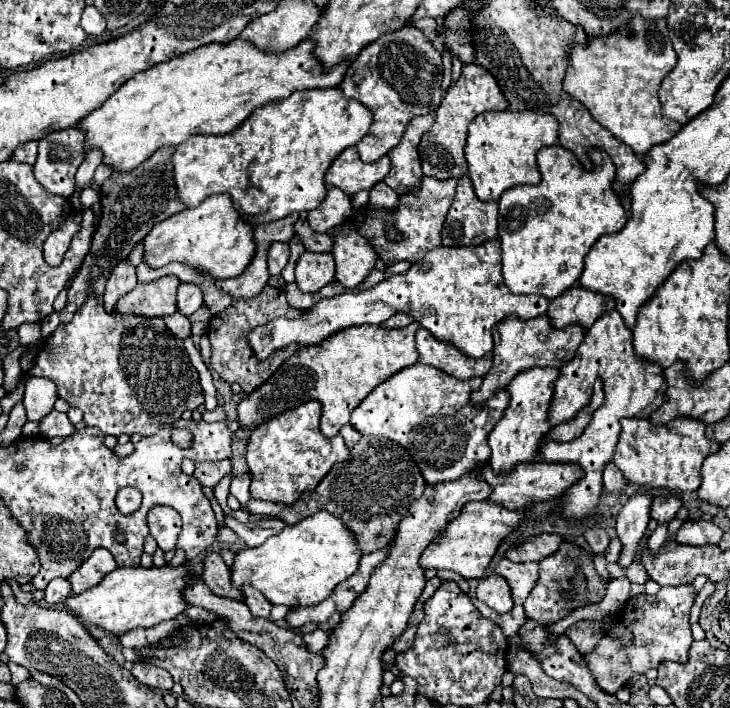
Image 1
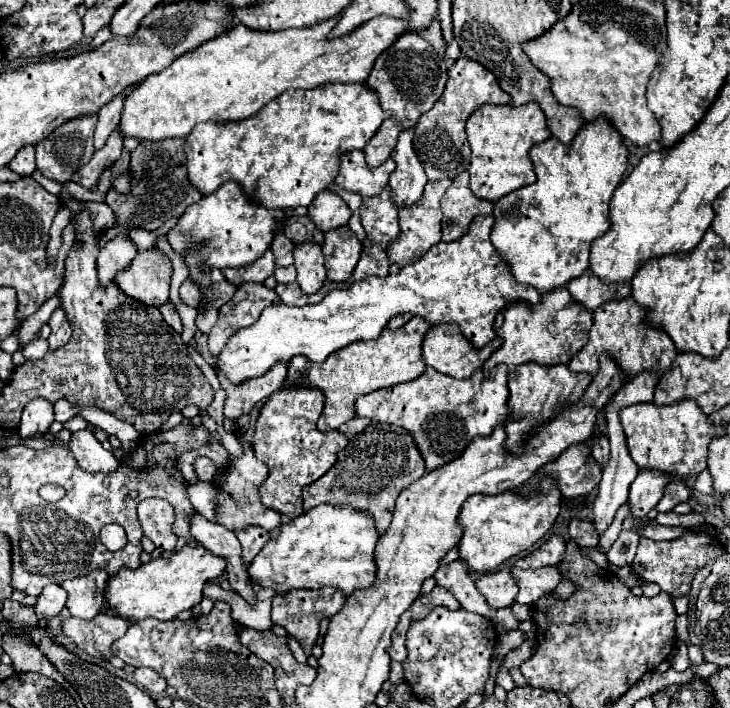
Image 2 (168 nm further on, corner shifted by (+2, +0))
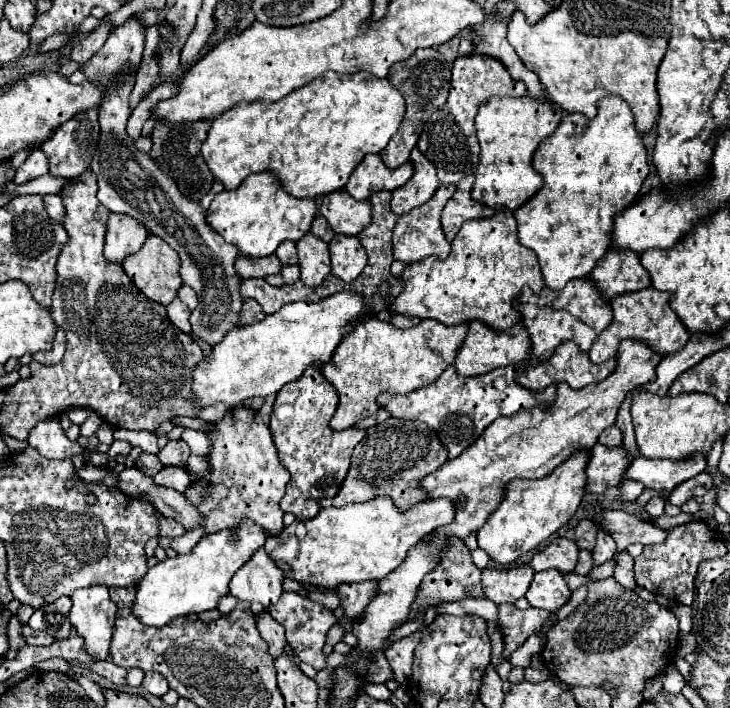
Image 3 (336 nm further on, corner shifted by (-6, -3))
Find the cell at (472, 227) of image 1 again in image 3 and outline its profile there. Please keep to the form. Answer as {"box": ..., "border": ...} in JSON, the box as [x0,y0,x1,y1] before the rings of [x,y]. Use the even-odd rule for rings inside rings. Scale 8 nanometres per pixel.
{"box":[442,175,496,241],"border":[[[466,175],[456,183],[454,195],[448,199],[446,207],[442,209],[442,229],[448,241],[454,239],[460,225],[468,219],[492,217],[496,211],[492,207],[480,205],[470,197],[470,189],[474,185],[474,175]]]}

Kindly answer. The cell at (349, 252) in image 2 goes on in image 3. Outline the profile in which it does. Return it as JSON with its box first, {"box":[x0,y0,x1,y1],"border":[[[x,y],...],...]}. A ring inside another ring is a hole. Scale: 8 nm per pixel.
{"box":[330,235,366,283],"border":[[[334,235],[334,239],[330,241],[330,257],[332,273],[344,283],[352,283],[366,267],[366,251],[360,245],[358,237]]]}

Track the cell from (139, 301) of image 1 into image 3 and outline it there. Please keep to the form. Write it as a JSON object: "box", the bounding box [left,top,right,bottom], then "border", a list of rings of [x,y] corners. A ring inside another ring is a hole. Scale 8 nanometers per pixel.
{"box":[122,235,182,305],"border":[[[148,235],[146,237],[146,243],[142,245],[142,251],[136,251],[134,255],[128,255],[122,263],[126,275],[134,281],[134,285],[152,301],[156,303],[162,303],[162,305],[168,305],[176,299],[176,293],[182,285],[182,279],[178,275],[178,269],[180,269],[180,259],[178,259],[178,253],[166,243],[162,241],[160,237],[156,235]]]}

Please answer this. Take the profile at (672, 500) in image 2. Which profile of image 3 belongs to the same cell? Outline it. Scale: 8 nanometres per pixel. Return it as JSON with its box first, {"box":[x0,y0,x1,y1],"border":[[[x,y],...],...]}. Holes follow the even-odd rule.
{"box":[668,473,712,507],"border":[[[700,473],[696,477],[680,483],[678,487],[674,487],[674,491],[670,493],[668,501],[672,505],[678,505],[680,507],[682,503],[686,503],[692,497],[702,497],[710,487],[712,487],[712,477],[708,473]]]}

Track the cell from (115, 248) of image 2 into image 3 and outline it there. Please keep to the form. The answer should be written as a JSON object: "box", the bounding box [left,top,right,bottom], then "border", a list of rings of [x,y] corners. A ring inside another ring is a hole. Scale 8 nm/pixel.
{"box":[104,213,148,263],"border":[[[110,213],[106,221],[106,245],[104,257],[112,263],[122,263],[126,255],[136,253],[148,237],[146,227],[130,215]]]}

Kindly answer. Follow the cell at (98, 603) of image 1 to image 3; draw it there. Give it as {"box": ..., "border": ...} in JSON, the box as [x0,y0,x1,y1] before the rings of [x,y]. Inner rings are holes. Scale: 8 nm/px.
{"box":[132,519,270,627],"border":[[[242,519],[238,527],[228,527],[228,529],[222,529],[220,533],[202,537],[192,549],[192,553],[176,555],[148,569],[146,577],[138,583],[136,603],[132,607],[134,615],[144,625],[162,627],[178,615],[190,615],[190,613],[216,609],[220,597],[228,595],[228,583],[232,575],[246,561],[250,561],[256,549],[264,547],[264,541],[268,537],[270,535],[262,531],[262,527],[258,527],[252,519]]]}

